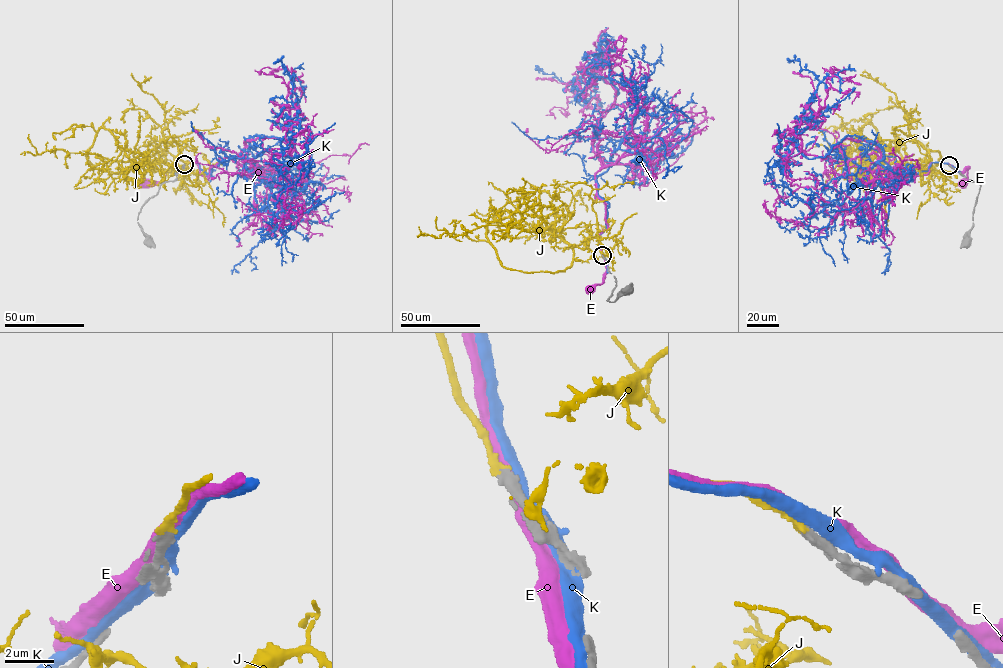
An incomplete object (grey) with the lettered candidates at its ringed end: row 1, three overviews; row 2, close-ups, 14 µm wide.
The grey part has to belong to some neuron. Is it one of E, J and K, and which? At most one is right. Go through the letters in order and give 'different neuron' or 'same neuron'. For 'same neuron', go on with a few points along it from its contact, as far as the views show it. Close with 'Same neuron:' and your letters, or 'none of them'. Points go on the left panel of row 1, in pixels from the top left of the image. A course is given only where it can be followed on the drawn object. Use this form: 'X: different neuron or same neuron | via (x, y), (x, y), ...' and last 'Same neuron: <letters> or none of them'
E: different neuron
J: same neuron | via (184, 164), (160, 150), (112, 172), (86, 157), (92, 127), (73, 124), (52, 132), (55, 139)
K: different neuron
Same neuron: J

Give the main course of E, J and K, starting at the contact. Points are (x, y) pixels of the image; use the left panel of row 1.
E: (184, 165), (178, 170), (172, 167), (160, 181), (144, 182)
J: (184, 164), (160, 150), (112, 172), (86, 157), (92, 127), (73, 124), (52, 132), (55, 139)
K: (184, 165), (213, 177), (256, 135), (288, 140), (294, 156), (281, 143), (297, 115), (292, 85), (274, 63)

